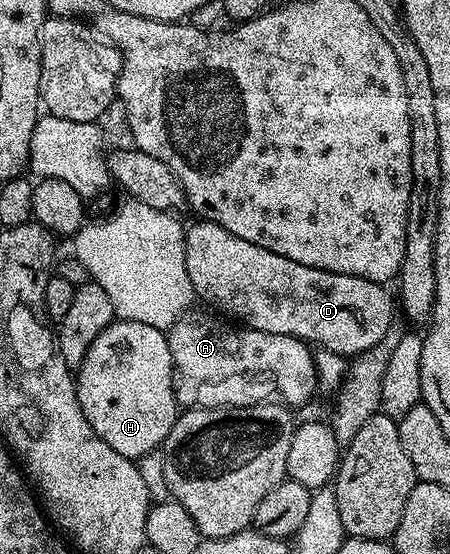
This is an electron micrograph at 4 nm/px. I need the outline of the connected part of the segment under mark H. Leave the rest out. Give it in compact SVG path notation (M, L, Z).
M112 321L87 349L74 379L89 428L113 452L138 460L162 447L177 417L175 365L164 331L149 324Z

